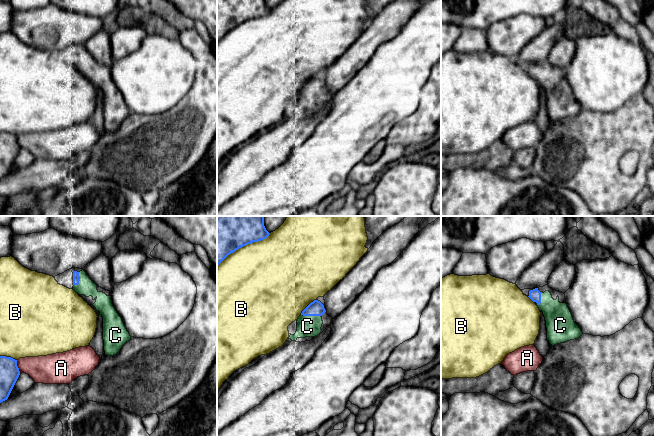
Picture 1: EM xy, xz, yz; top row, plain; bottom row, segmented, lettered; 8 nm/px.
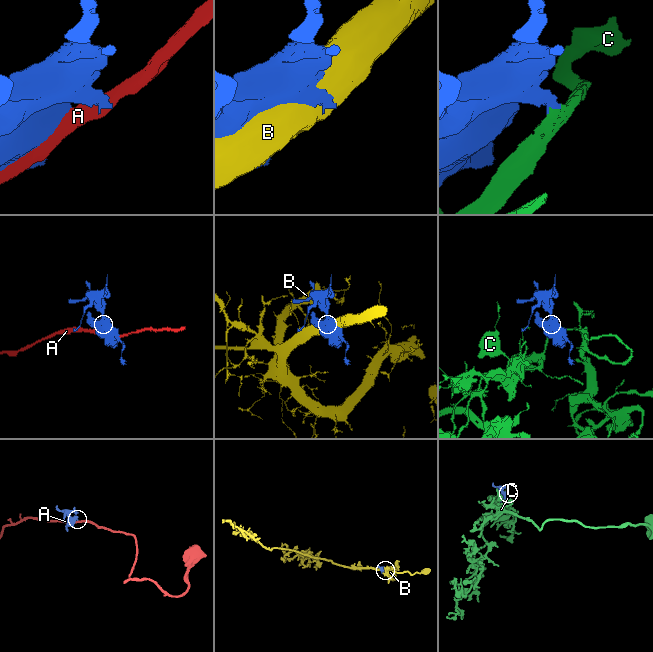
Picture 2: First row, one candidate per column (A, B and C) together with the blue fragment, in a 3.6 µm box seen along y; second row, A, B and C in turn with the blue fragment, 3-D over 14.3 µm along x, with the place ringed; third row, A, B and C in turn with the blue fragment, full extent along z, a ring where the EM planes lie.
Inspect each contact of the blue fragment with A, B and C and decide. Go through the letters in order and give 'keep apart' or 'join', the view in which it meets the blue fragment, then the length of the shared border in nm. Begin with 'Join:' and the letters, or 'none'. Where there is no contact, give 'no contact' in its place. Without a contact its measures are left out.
Join: C
A: keep apart; contact in xy; length 110 nm
B: keep apart; contact in xz; length 500 nm
C: join; contact in xz; length 160 nm

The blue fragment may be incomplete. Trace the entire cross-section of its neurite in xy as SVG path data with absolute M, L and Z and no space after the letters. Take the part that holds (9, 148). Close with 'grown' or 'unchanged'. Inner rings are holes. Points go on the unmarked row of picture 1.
M0 132L0 179L8 175L19 151L17 136Z; unchanged

